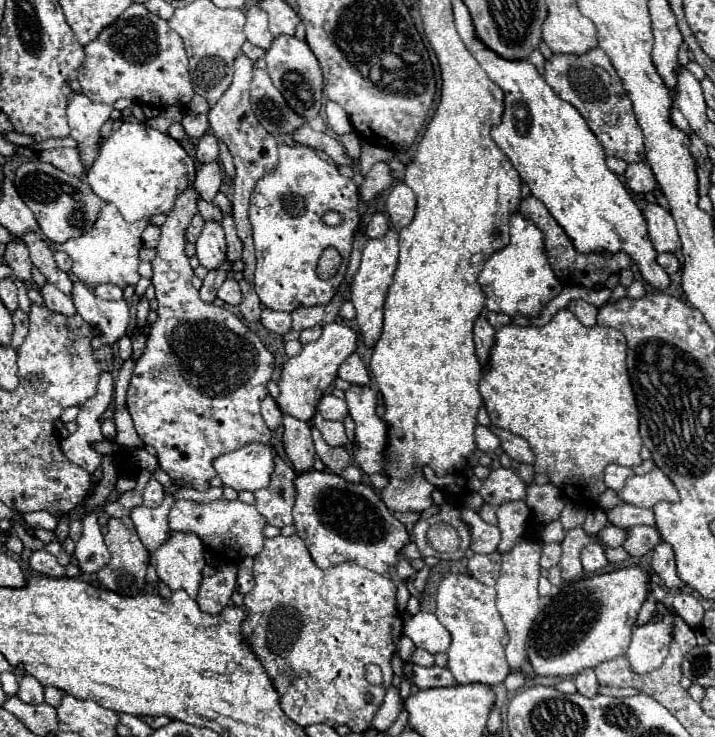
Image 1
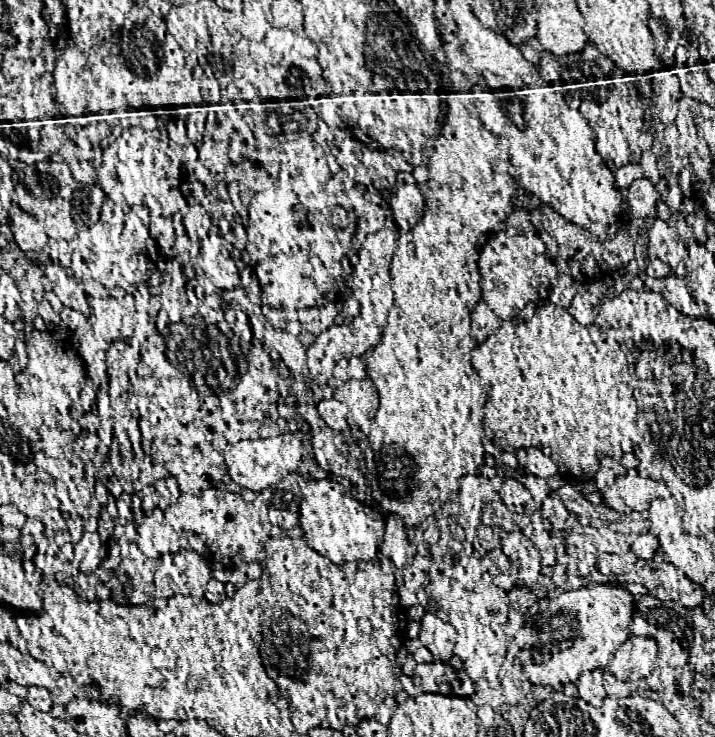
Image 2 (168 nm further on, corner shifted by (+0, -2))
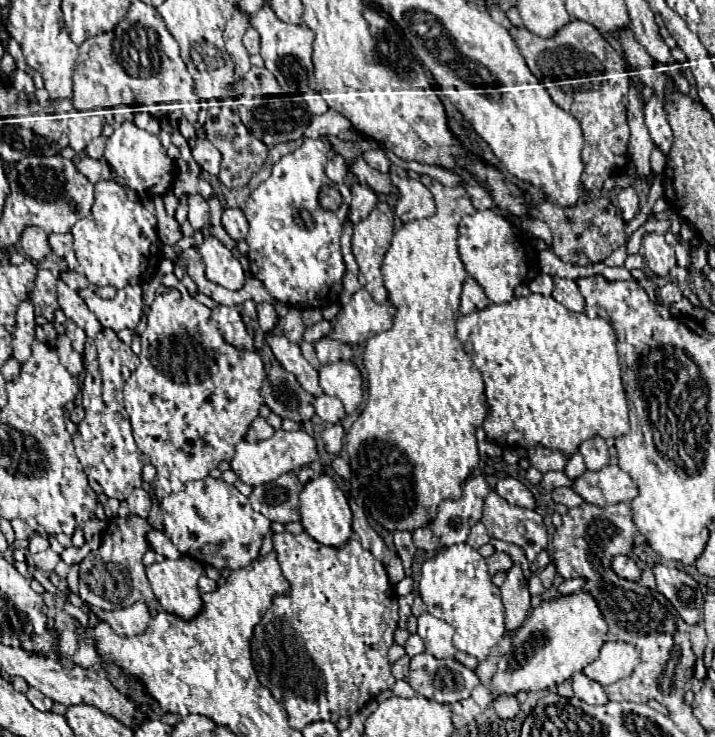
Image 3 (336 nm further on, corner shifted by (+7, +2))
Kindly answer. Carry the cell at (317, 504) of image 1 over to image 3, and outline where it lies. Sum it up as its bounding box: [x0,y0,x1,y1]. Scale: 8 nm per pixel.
[299,474,353,548]

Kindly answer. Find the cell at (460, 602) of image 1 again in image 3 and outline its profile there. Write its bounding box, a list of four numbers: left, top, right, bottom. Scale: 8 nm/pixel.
[419,544,505,660]

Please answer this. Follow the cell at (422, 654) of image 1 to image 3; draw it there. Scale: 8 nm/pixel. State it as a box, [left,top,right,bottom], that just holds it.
[405,634,425,656]

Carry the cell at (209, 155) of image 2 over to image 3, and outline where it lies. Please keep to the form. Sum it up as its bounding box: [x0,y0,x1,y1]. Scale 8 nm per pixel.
[191,138,221,176]

